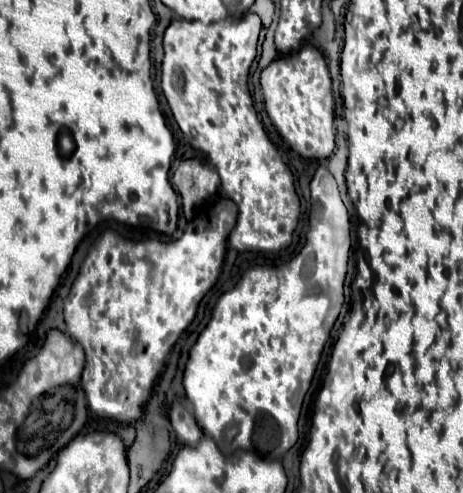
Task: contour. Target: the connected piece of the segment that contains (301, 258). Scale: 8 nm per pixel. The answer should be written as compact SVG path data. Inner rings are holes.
M319 166L311 180L311 206L307 244L303 250L293 256L289 264L249 268L241 282L219 298L209 326L201 332L189 354L183 378L187 398L193 404L199 426L217 442L223 454L249 450L263 460L281 460L299 438L297 422L303 398L343 306L343 282L351 248L349 214L327 166Z

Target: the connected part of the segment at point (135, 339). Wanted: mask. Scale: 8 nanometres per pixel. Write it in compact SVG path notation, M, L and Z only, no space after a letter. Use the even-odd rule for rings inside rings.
M231 202L231 212L221 212L221 210L215 210L215 220L211 220L209 228L207 230L185 230L181 240L177 242L171 242L171 244L165 244L165 242L159 242L155 238L149 238L149 240L141 240L141 242L129 242L129 240L123 240L119 234L115 232L107 232L103 234L95 244L93 248L87 252L87 256L83 258L83 264L81 264L81 270L79 270L79 276L77 280L73 282L73 288L65 300L65 324L67 324L67 334L79 342L85 350L85 370L83 370L83 378L81 378L81 386L85 390L85 398L87 398L87 406L93 414L101 416L101 418L109 418L117 424L133 424L137 420L141 420L143 412L145 412L145 406L153 394L153 386L155 386L155 380L159 376L159 372L163 370L165 362L167 362L167 356L171 352L171 348L175 346L177 338L181 336L181 332L185 332L185 328L193 322L195 314L197 314L197 306L201 302L201 298L213 288L213 284L217 282L219 274L221 274L221 266L223 266L223 258L225 258L225 250L227 250L227 238L229 238L229 232L233 230L233 224L237 222L237 206Z

